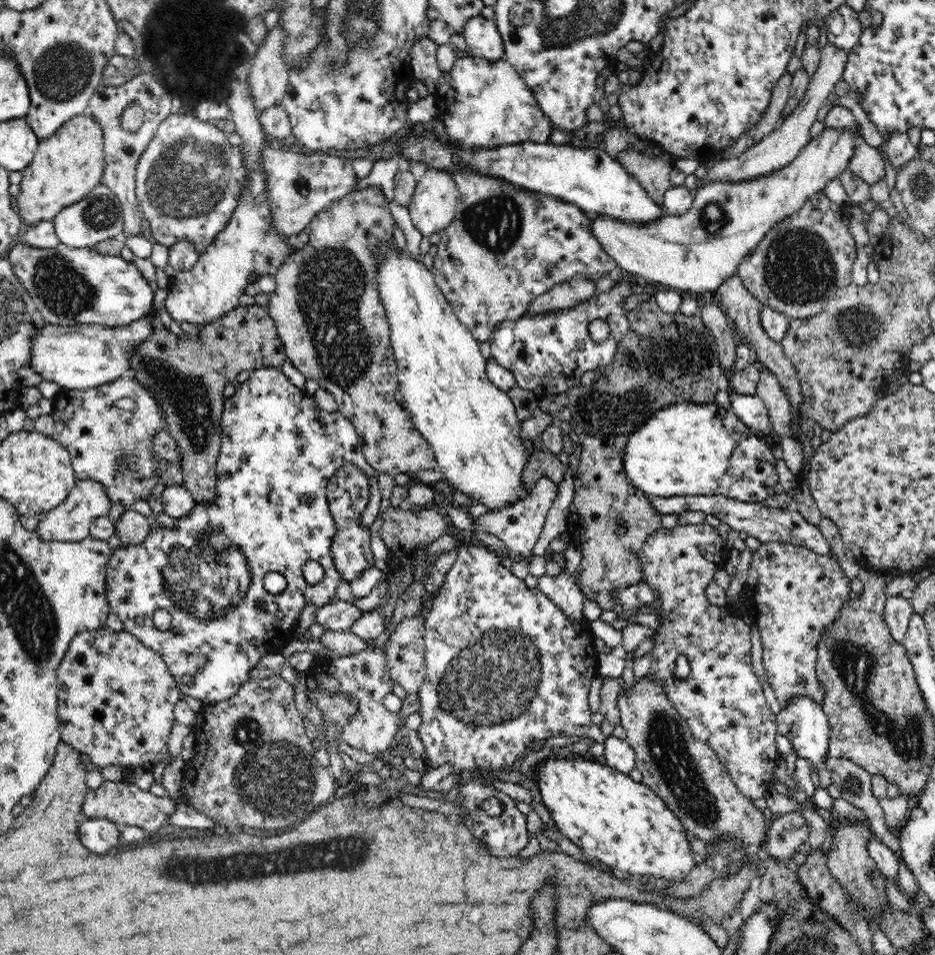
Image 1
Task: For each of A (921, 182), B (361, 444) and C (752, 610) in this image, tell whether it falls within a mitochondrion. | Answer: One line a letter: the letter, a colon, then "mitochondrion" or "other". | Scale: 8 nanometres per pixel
A: mitochondrion
B: other
C: other

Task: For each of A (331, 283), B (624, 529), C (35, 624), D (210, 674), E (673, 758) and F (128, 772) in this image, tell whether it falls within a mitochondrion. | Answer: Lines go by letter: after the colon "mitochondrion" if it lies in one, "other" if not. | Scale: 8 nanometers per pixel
A: mitochondrion
B: mitochondrion
C: mitochondrion
D: other
E: mitochondrion
F: other

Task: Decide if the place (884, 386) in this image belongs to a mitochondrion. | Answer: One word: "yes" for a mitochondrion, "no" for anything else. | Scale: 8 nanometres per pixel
no

